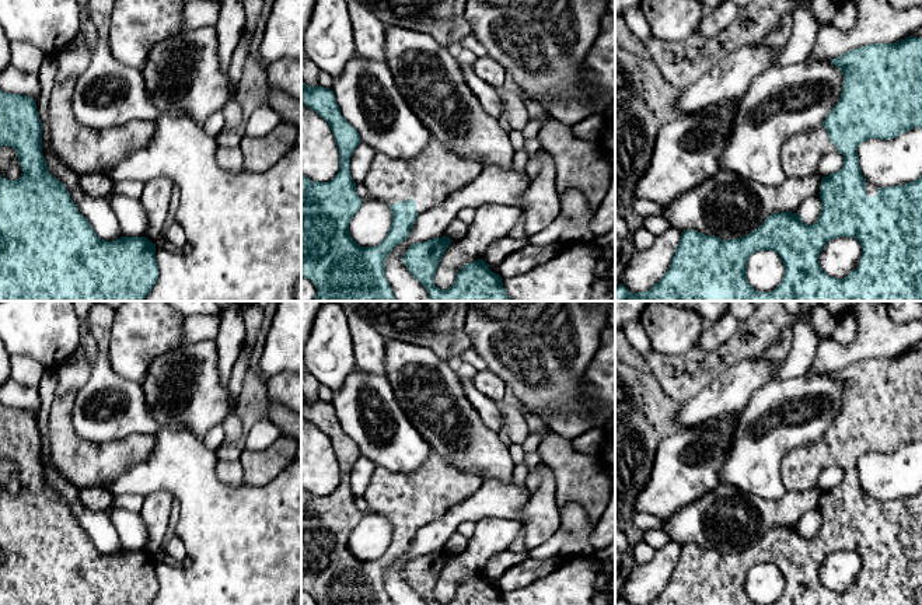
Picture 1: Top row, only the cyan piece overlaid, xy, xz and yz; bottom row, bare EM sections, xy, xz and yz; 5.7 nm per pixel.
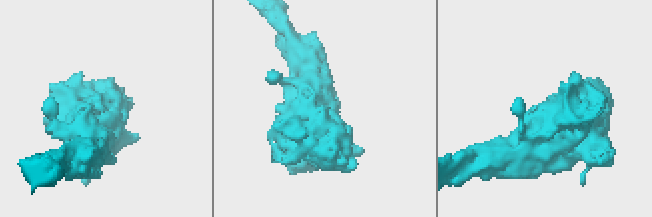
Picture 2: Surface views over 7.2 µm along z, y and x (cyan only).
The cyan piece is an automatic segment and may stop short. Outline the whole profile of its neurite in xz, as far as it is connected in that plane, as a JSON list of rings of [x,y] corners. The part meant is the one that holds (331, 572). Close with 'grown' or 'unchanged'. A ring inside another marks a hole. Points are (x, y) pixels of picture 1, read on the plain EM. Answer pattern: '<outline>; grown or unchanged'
[[[301,394],[301,417],[315,424],[329,438],[339,464],[339,485],[329,496],[314,496],[301,487],[301,591],[310,592],[317,605],[392,605],[385,591],[385,573],[402,557],[419,528],[439,520],[454,504],[475,493],[483,479],[453,468],[437,452],[412,473],[394,473],[376,466],[364,499],[371,511],[390,520],[392,538],[383,556],[360,560],[349,545],[353,529],[362,520],[350,489],[350,471],[362,457],[357,444],[342,430],[332,403],[308,401]]]; grown

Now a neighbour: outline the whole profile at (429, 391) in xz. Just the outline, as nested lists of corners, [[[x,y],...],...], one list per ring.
[[[385,340],[385,377],[433,452],[462,473],[513,482],[509,447],[485,426],[450,360],[419,345]]]

